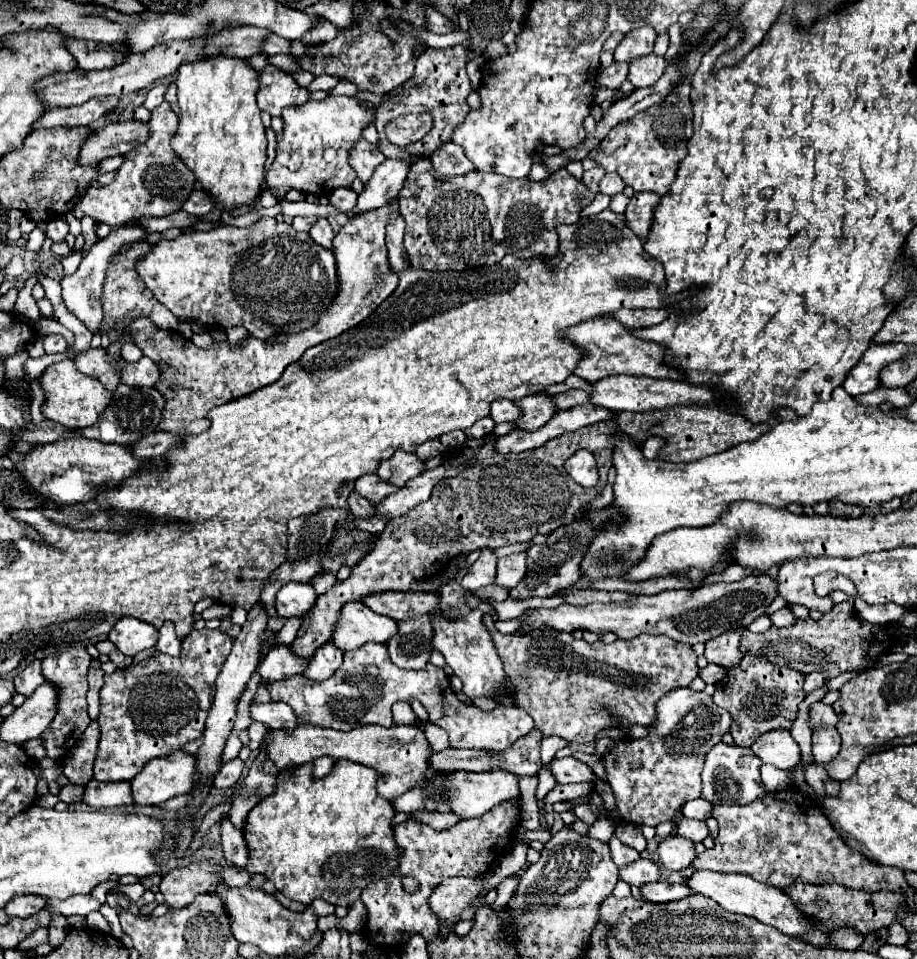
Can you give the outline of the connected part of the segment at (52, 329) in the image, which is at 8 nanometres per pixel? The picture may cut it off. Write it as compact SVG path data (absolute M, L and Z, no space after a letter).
M46 317L41 318L41 320L34 325L34 329L37 332L39 331L39 333L42 336L46 336L51 333L61 334L68 341L68 346L72 346L73 344L74 341L73 333L52 318Z

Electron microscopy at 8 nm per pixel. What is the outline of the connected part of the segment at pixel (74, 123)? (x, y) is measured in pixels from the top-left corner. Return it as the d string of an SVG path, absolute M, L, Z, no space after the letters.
M91 98L89 102L81 106L69 106L69 108L53 108L47 110L37 122L33 122L33 128L77 128L77 126L87 126L95 122L99 116L105 112L113 110L117 106L117 98Z

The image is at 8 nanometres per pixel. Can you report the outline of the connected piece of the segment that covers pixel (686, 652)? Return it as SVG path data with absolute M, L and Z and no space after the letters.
M483 616L483 622L493 634L493 642L497 646L499 658L503 660L507 676L519 690L515 694L515 704L535 720L535 728L545 736L561 736L571 744L591 742L597 732L613 726L649 726L649 722L655 718L655 702L675 688L687 688L689 682L699 674L693 646L681 644L667 636L641 634L631 640L615 640L613 644L603 644L601 640L587 644L585 640L575 640L573 634L555 630L533 630L533 634L523 636L501 634L489 616Z

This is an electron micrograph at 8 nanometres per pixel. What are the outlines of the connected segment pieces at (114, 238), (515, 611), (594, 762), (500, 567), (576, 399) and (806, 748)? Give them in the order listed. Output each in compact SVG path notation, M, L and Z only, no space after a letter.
M121 226L121 228L113 228L109 232L107 238L99 240L81 260L81 266L79 270L73 274L73 276L65 276L61 280L61 296L63 296L63 302L67 306L67 310L77 316L93 334L101 332L101 322L103 322L103 308L101 308L101 290L103 290L103 280L105 280L105 270L107 270L107 264L109 264L109 258L113 254L117 254L117 250L123 246L123 244L129 244L129 242L139 242L143 236L147 236L147 232L139 226Z
M555 595L551 598L528 598L525 600L507 599L503 602L497 602L492 599L485 600L495 608L499 620L505 621L520 616L526 609L533 608L555 608L561 604L566 603L565 597L562 595Z
M575 752L572 755L576 759L586 763L589 767L594 769L594 773L596 776L601 779L607 779L607 773L605 772L605 768L603 766L602 758L598 755L590 755L583 752Z
M525 552L511 554L507 558L499 558L499 562L497 562L497 576L495 576L493 584L501 586L501 588L507 588L507 590L517 586L517 582L525 574L525 558L527 558Z
M570 389L564 393L552 395L552 400L559 411L565 411L588 401L588 393L581 389Z
M826 686L816 689L811 692L799 705L799 712L797 714L797 722L791 728L791 736L799 742L801 746L801 754L805 760L805 766L811 764L813 756L811 756L811 726L809 726L809 710L813 702L821 701L827 694Z

